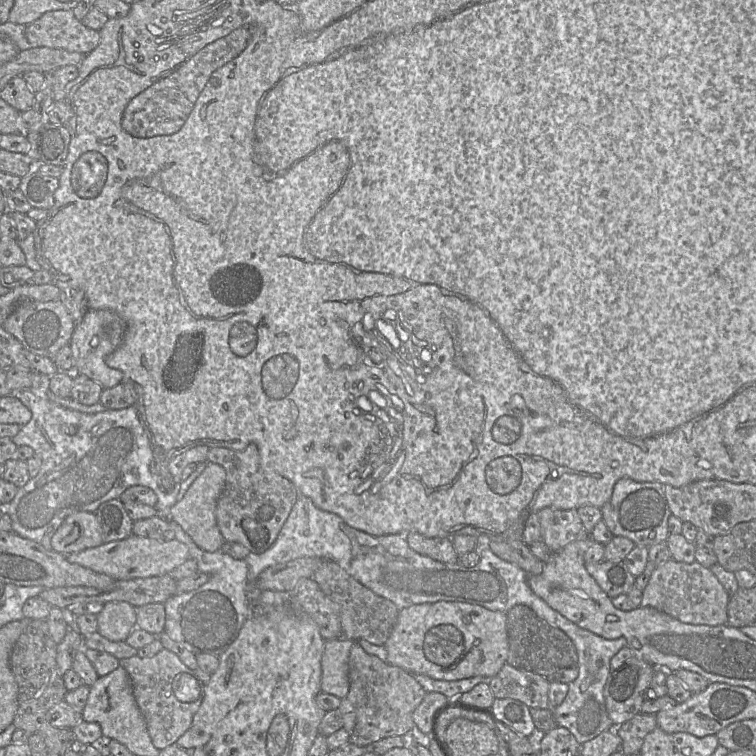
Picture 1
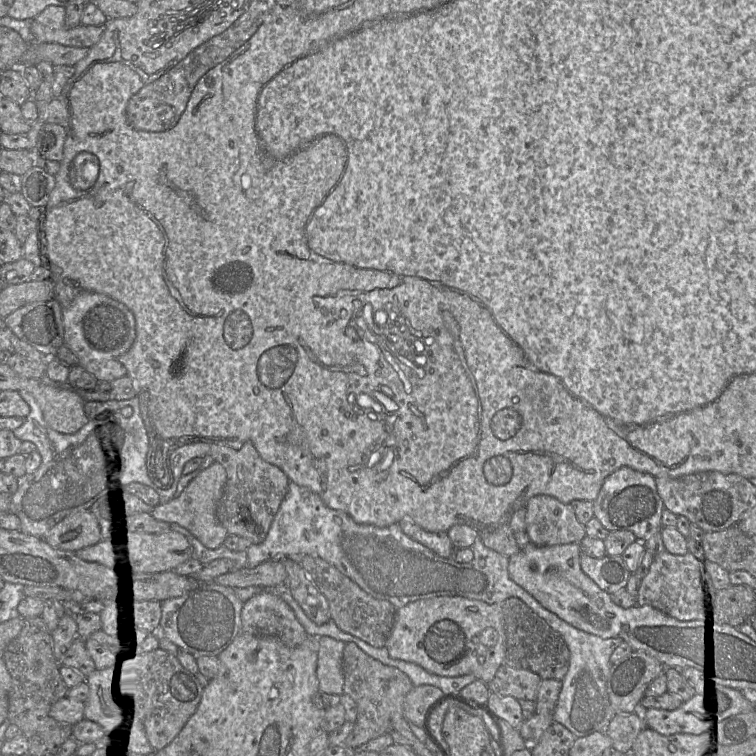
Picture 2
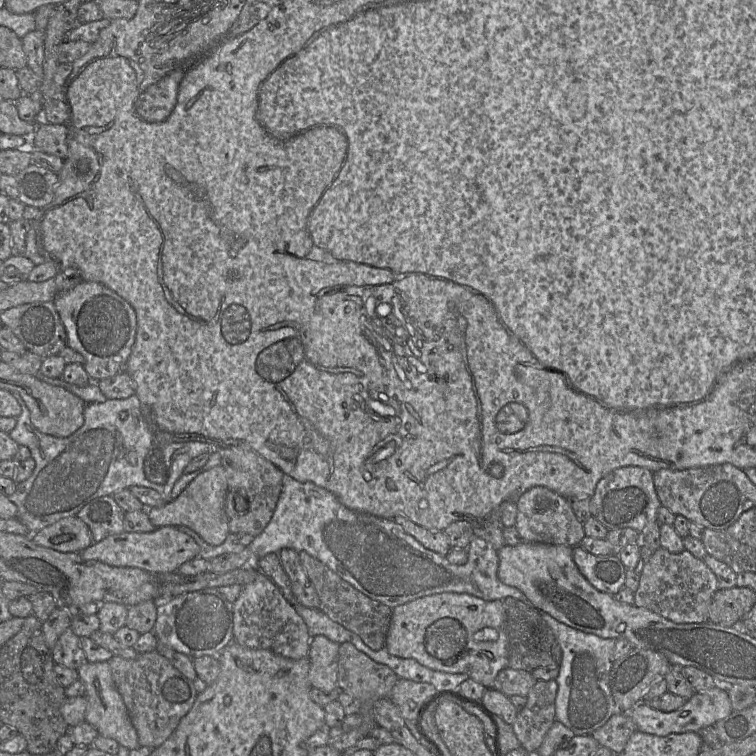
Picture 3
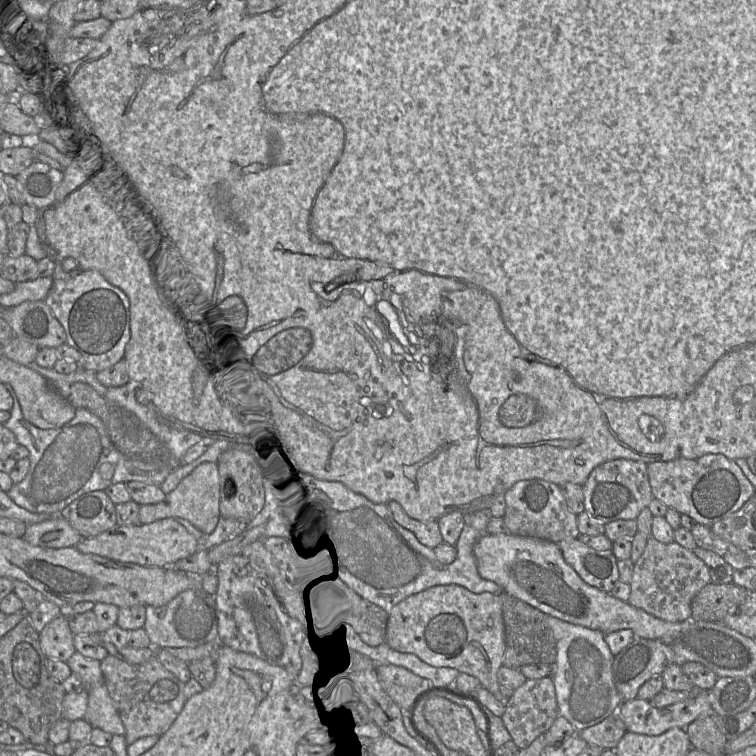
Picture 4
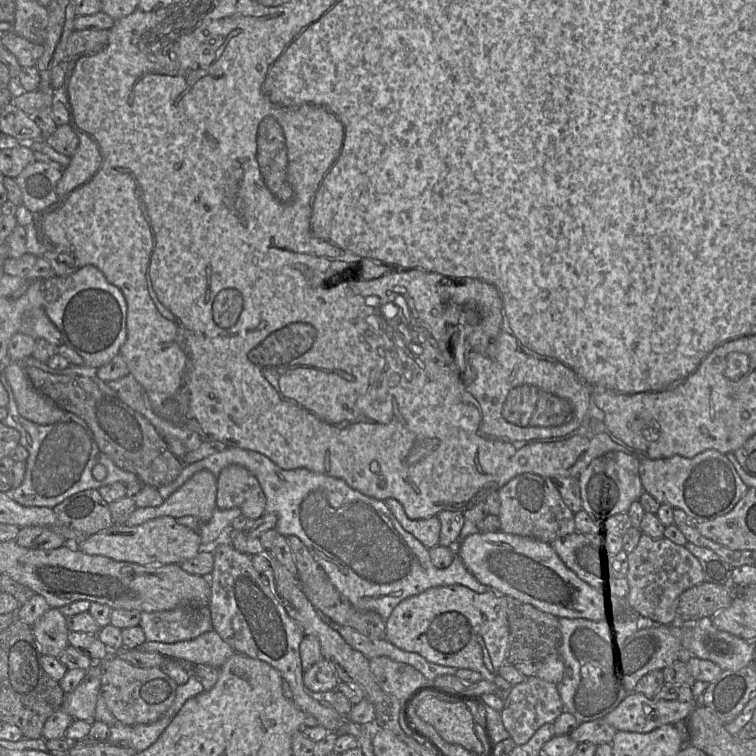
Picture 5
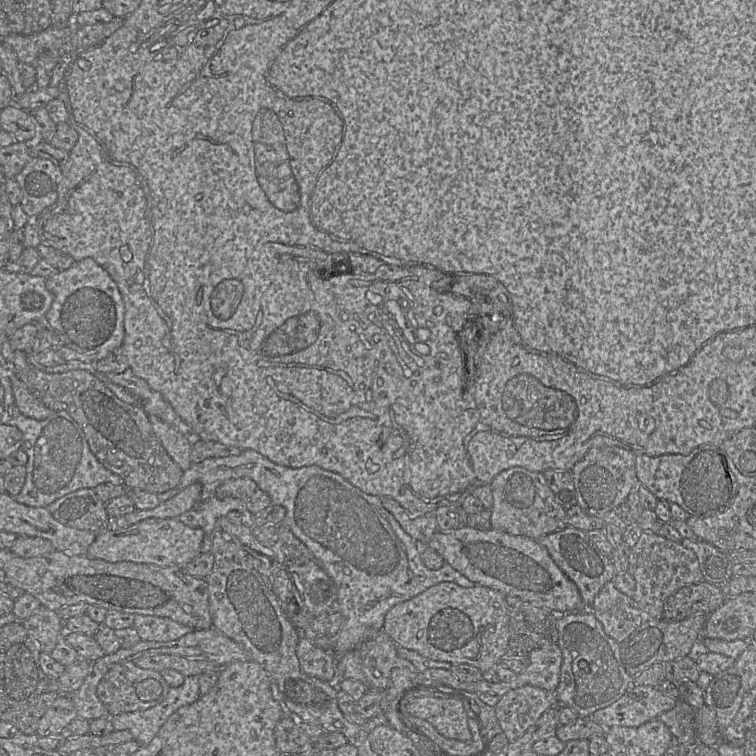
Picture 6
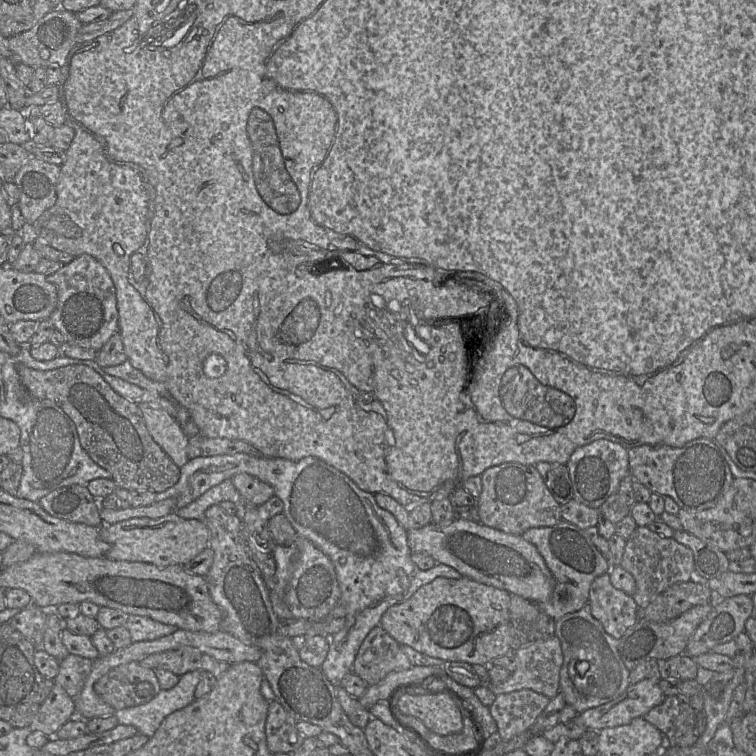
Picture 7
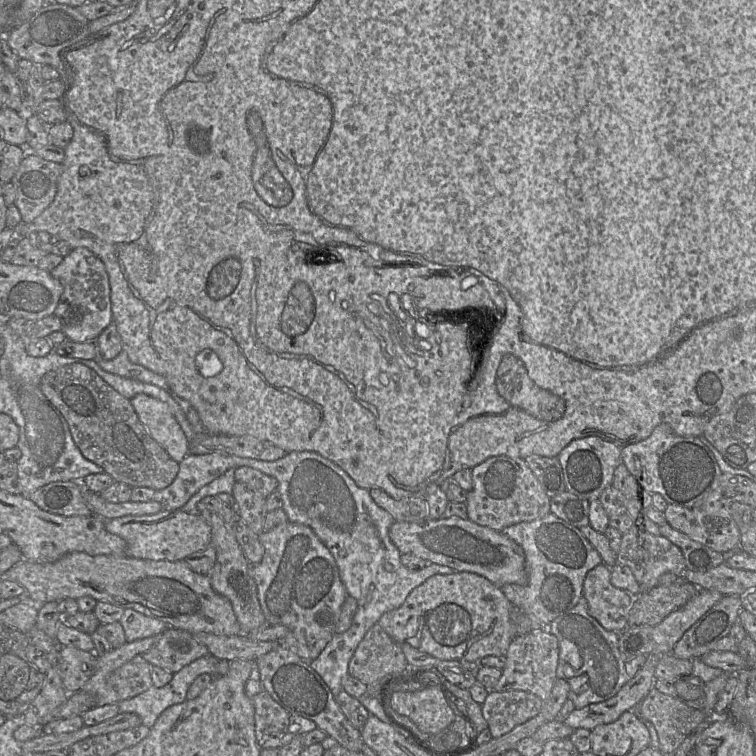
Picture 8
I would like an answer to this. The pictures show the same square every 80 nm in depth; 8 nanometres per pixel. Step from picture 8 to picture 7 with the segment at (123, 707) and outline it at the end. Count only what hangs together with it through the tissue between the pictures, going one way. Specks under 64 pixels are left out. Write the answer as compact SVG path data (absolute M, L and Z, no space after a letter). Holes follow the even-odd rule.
M203 670L187 672L179 676L174 687L162 689L151 701L116 710L114 715L118 724L134 726L138 733L152 737L168 715L195 700L195 688L205 674L207 672Z

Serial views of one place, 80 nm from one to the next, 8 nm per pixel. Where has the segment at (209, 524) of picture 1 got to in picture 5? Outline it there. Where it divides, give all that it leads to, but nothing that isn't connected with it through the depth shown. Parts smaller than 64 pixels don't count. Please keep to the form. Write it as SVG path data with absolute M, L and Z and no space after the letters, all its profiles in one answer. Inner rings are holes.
M209 470L192 475L178 490L157 507L137 507L123 525L133 527L162 516L194 516L208 522L216 508L217 477Z

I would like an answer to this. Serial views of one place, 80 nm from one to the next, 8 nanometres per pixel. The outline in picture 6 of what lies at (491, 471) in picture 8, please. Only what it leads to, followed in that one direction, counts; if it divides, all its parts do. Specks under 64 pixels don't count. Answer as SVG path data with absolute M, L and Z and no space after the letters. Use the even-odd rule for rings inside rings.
M515 466L496 475L490 482L493 496L491 527L512 535L538 540L542 536L564 529L566 509L558 503L542 472Z

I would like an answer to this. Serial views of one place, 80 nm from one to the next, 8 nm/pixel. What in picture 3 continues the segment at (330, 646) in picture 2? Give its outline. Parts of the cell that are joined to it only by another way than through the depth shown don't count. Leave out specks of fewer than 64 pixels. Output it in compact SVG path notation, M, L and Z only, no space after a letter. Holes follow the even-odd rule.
M323 635L311 637L308 659L308 679L312 687L329 693L338 688L338 651L340 644Z

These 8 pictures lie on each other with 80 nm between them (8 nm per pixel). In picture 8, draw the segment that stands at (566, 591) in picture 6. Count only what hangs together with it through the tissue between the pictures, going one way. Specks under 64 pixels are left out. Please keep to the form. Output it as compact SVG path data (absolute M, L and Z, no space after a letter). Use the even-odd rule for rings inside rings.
M457 516L426 519L420 522L394 521L389 530L391 541L401 554L413 554L427 562L445 565L459 572L472 572L485 577L498 587L527 582L525 554L522 547L486 526Z

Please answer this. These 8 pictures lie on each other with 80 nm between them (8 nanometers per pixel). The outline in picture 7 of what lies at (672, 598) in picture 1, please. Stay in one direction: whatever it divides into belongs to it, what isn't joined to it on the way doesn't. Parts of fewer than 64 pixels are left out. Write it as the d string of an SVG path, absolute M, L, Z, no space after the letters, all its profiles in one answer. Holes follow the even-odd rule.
M638 526L627 539L621 566L635 578L636 591L633 597L639 608L646 607L658 594L673 584L705 580L701 576L695 577L694 556L689 547L673 537L664 537L647 526Z

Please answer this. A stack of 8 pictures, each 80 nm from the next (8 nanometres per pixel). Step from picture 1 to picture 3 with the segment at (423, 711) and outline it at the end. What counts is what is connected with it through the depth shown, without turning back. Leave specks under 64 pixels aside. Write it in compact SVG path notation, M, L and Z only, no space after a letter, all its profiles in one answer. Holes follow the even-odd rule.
M399 679L392 688L390 699L405 720L418 724L423 708L439 692L430 683Z

